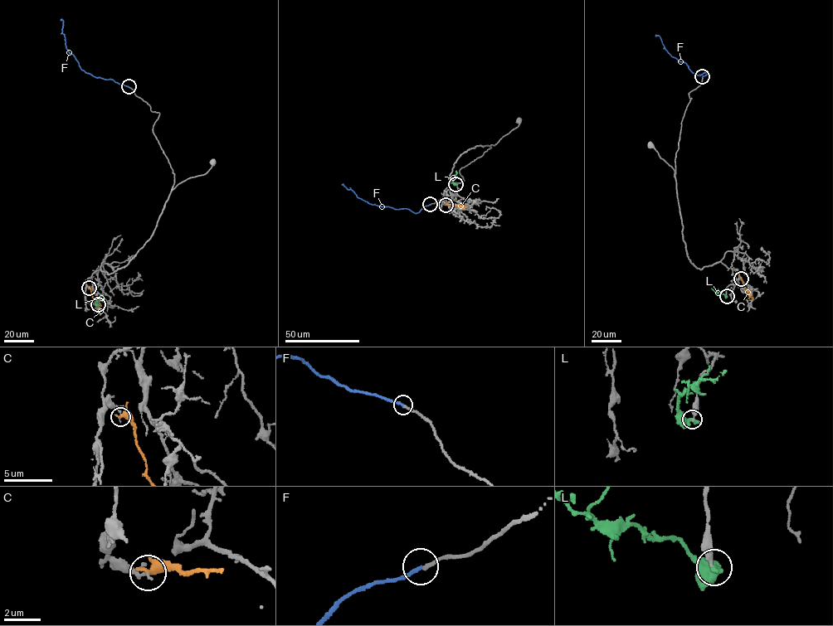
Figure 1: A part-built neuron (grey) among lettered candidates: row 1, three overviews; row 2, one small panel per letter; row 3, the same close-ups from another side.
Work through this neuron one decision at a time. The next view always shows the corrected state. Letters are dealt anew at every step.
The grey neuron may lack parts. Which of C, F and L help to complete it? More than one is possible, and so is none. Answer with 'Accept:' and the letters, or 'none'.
Accept: F

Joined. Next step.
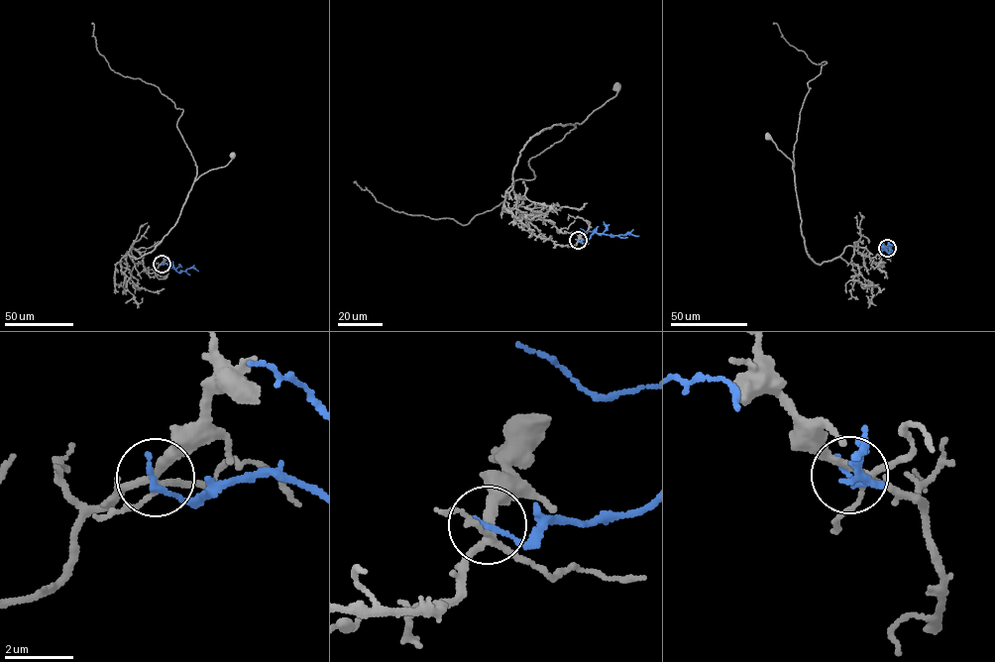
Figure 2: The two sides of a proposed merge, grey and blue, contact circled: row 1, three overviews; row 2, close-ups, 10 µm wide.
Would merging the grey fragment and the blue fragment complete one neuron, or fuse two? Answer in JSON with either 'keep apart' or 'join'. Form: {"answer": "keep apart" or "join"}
{"answer": "keep apart"}

